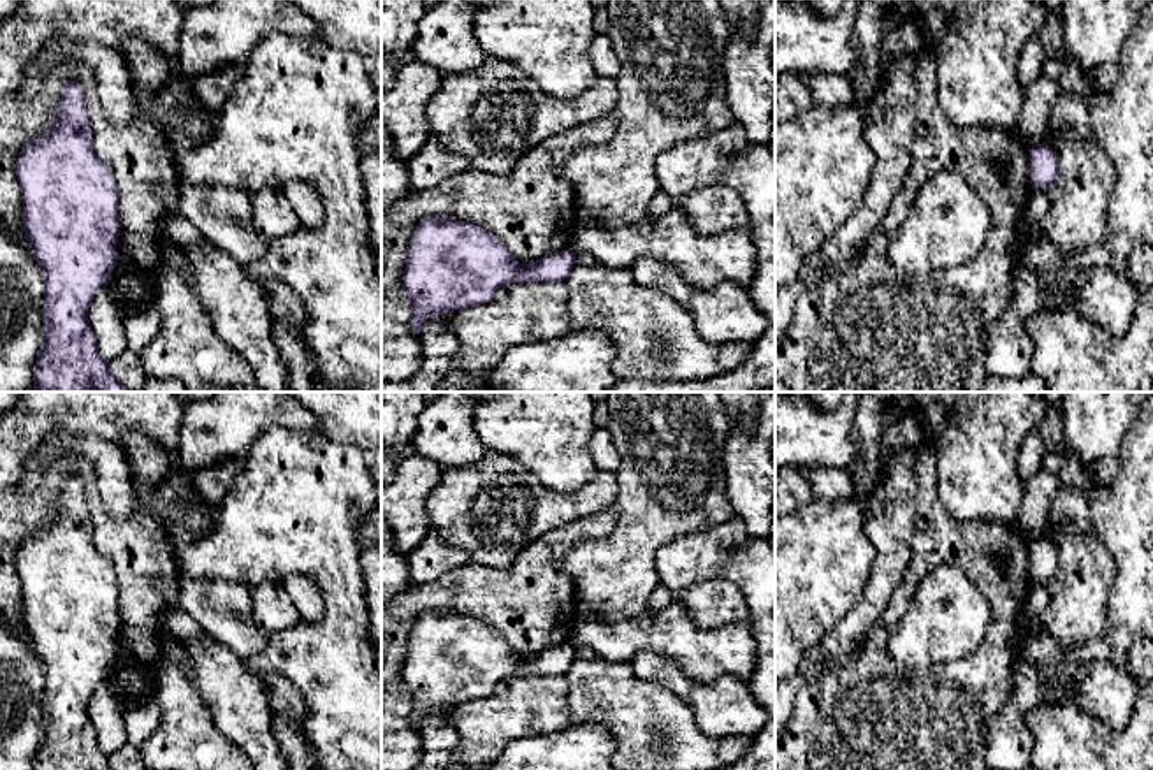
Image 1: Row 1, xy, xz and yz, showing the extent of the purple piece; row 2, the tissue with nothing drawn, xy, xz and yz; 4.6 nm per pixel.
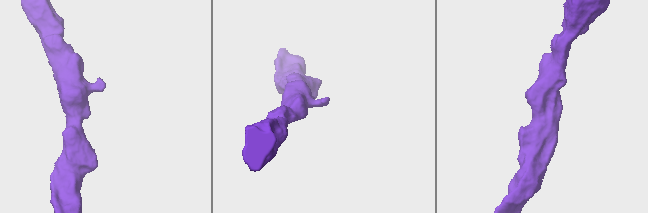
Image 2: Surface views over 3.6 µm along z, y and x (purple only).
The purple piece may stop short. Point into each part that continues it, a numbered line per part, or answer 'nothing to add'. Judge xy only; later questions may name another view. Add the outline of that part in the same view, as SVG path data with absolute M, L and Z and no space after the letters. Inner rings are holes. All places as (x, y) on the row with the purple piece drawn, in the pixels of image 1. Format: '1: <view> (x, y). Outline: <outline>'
nothing to add

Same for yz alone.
nothing to add

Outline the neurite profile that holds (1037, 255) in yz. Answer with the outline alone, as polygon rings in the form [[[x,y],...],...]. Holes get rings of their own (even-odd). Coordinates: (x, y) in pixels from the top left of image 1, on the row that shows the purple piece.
[[[1035,237],[1023,241],[1021,264],[1030,271],[1051,271],[1062,280],[1106,267],[1111,255],[1106,241],[1100,241],[1076,255],[1062,255],[1051,243]]]

